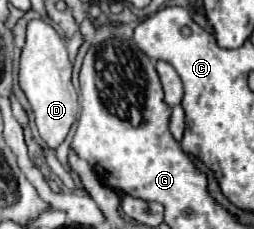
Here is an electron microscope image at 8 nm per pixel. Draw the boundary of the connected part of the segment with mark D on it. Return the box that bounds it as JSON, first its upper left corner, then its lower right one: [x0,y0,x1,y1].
[19,20,79,148]

